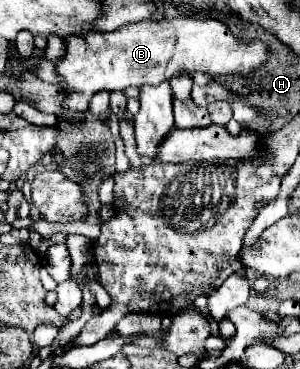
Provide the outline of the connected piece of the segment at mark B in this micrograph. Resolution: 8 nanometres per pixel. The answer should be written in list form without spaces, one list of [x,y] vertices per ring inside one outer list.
[[[164,19],[158,23],[138,21],[116,31],[92,31],[66,39],[66,55],[56,63],[56,71],[66,79],[66,109],[86,111],[94,93],[124,91],[126,87],[142,87],[146,83],[162,83],[178,73],[210,73],[248,77],[268,61],[270,49],[264,41],[242,41],[218,19]]]

